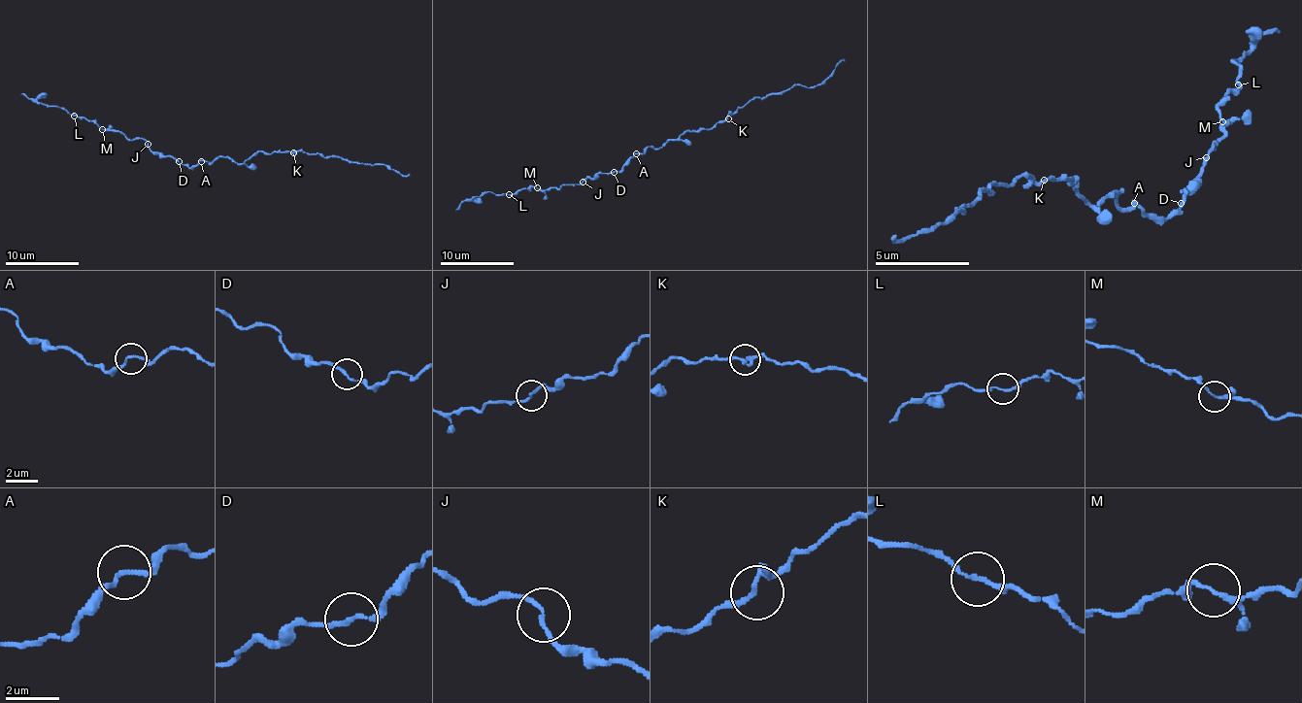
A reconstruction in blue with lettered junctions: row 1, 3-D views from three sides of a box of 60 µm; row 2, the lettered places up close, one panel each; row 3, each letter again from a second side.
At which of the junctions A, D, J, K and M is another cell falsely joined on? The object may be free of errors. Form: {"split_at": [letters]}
{"split_at": []}

